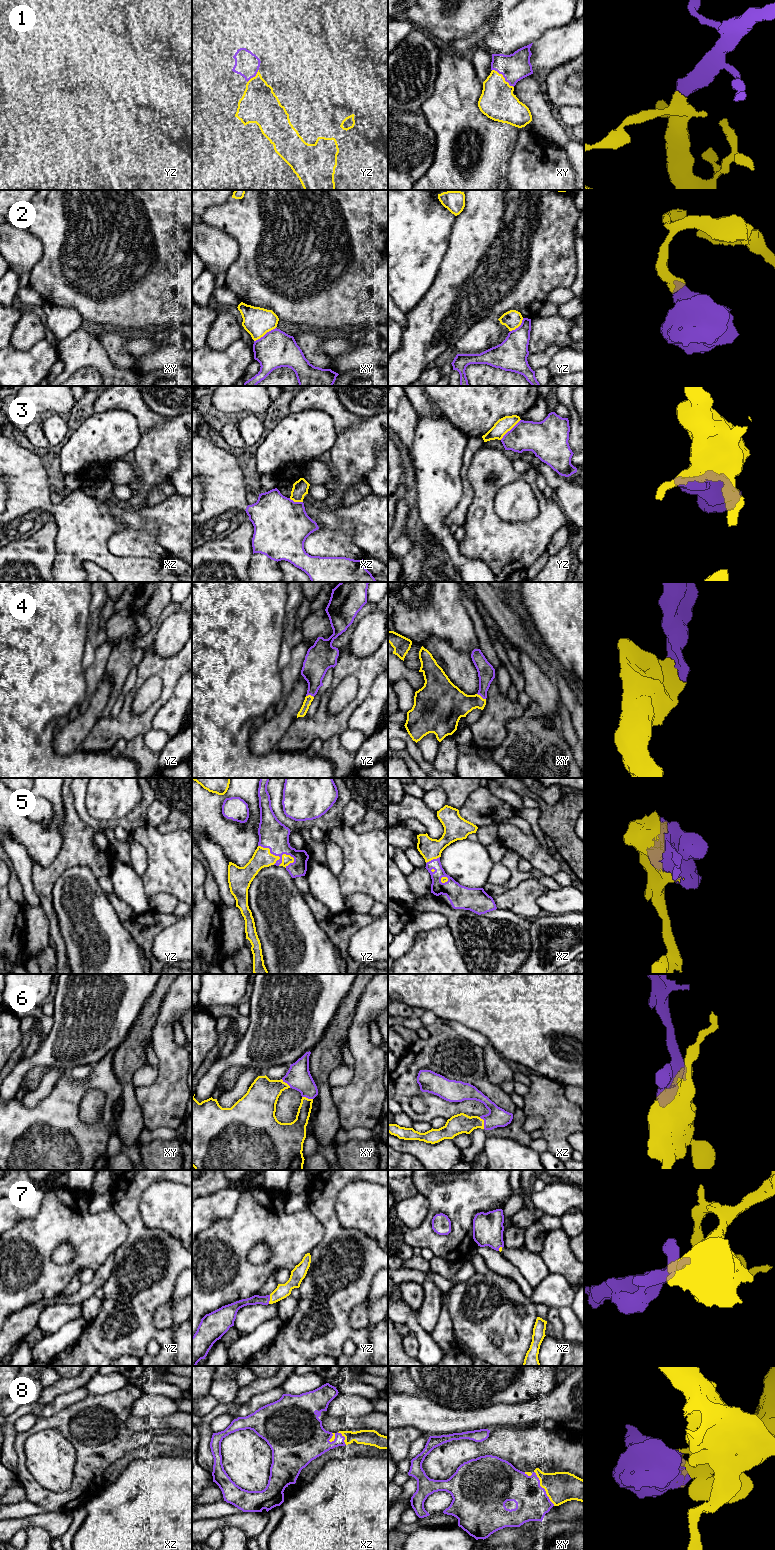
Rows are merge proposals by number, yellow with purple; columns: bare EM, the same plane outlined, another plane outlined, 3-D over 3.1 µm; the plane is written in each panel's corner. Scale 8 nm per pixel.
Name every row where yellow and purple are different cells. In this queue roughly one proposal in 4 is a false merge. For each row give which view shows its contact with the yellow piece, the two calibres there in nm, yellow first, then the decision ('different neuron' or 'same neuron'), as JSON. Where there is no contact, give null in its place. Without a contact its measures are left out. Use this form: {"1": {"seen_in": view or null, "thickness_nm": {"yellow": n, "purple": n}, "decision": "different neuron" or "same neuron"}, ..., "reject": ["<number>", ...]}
{"1": {"seen_in": "xy", "thickness_nm": {"yellow": 280, "purple": 220}, "decision": "same neuron"}, "2": {"seen_in": "xy", "thickness_nm": {"yellow": 220, "purple": 300}, "decision": "different neuron"}, "3": {"seen_in": "yz", "thickness_nm": {"yellow": 120, "purple": 260}, "decision": "different neuron"}, "4": {"seen_in": "xy", "thickness_nm": {"yellow": 280, "purple": 140}, "decision": "same neuron"}, "5": {"seen_in": "yz", "thickness_nm": {"yellow": 80, "purple": 220}, "decision": "same neuron"}, "6": {"seen_in": "xz", "thickness_nm": {"yellow": 160, "purple": 160}, "decision": "same neuron"}, "7": {"seen_in": "yz", "thickness_nm": {"yellow": 110, "purple": 80}, "decision": "same neuron"}, "8": {"seen_in": "xy", "thickness_nm": {"yellow": 240, "purple": 280}, "decision": "same neuron"}, "reject": ["2", "3"]}

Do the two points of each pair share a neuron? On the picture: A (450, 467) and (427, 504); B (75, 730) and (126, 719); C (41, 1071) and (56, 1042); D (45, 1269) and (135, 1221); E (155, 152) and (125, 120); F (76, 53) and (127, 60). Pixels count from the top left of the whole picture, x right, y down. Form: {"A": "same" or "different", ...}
{"A": "same", "B": "different", "C": "different", "D": "different", "E": "same", "F": "same"}

